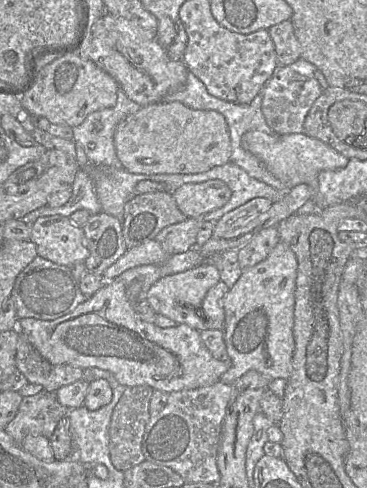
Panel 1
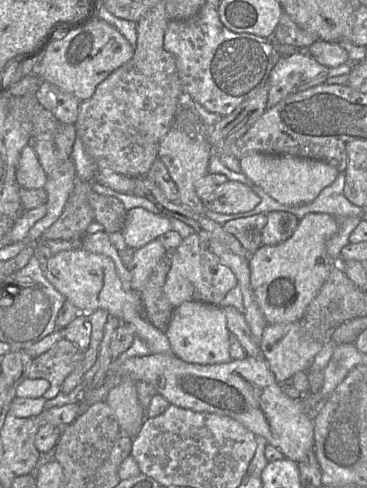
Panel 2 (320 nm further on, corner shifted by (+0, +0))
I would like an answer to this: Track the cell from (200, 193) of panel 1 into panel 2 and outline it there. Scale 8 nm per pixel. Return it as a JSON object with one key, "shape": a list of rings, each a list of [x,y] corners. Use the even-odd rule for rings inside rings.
{"shape":[[[228,179],[209,196],[202,198],[202,201],[207,210],[220,214],[236,214],[253,210],[261,199],[247,185]]]}

